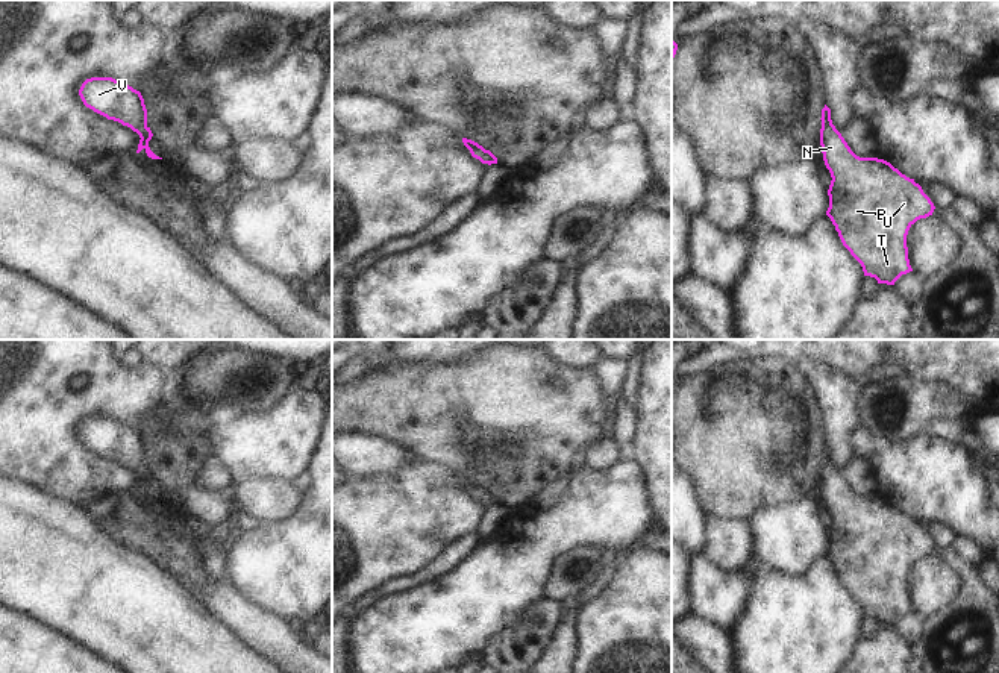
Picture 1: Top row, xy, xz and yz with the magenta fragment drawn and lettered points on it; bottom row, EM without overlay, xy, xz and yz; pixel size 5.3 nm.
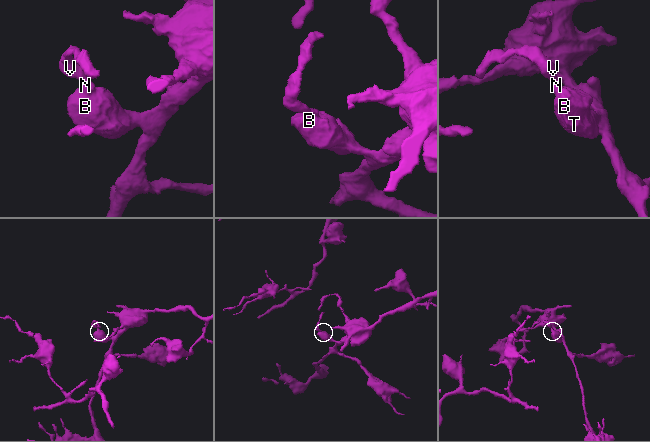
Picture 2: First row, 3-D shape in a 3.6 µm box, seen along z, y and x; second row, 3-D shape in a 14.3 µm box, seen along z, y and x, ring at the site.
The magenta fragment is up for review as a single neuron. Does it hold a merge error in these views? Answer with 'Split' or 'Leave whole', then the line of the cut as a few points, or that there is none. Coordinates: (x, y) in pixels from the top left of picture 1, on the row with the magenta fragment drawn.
Leave whole. No split.

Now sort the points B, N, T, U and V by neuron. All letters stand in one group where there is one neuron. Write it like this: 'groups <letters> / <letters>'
groups B N T U V

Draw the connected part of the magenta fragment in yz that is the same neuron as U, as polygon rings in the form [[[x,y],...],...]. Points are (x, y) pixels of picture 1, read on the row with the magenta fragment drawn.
[[[826,105],[820,120],[823,161],[832,177],[826,215],[843,246],[861,264],[864,276],[875,277],[878,283],[894,285],[902,274],[913,271],[907,247],[910,227],[917,220],[932,215],[935,206],[914,179],[902,174],[890,162],[857,156],[832,124],[831,109]]]

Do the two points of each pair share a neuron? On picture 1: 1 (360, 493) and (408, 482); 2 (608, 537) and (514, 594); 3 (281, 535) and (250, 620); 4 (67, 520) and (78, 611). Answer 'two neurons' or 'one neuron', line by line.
1: one neuron
2: one neuron
3: two neurons
4: one neuron

